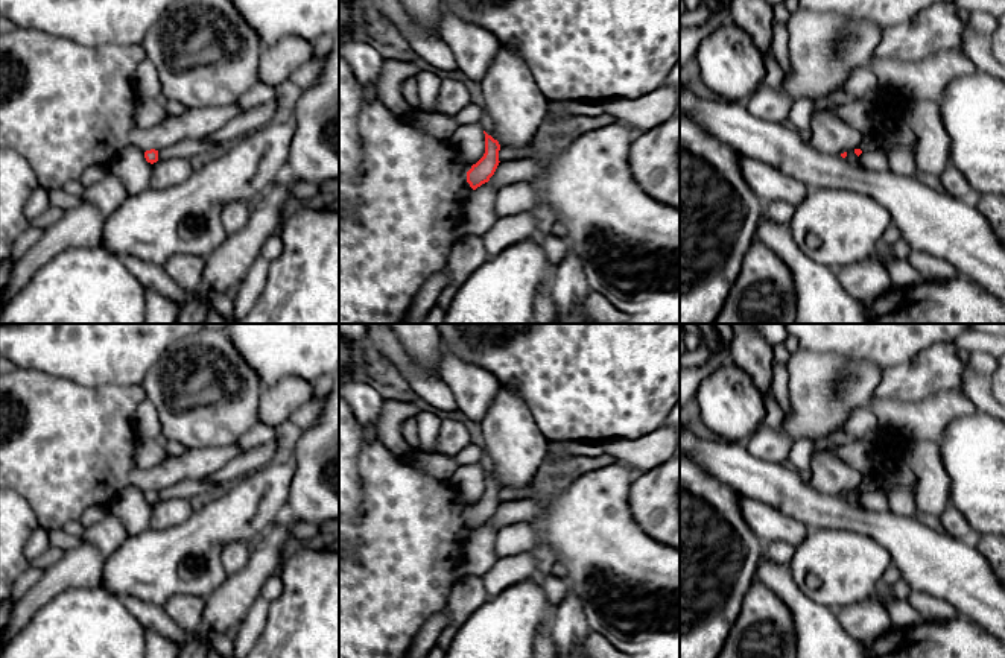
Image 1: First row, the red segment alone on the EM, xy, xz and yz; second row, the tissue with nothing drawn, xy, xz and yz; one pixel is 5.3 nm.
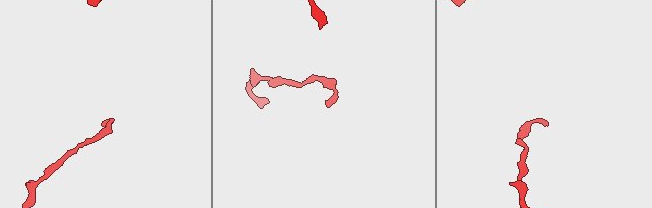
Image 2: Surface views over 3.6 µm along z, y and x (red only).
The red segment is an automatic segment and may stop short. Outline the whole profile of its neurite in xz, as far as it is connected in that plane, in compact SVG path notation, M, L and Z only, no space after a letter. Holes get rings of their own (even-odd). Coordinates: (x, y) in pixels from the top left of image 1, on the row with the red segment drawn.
M485 131L483 134L485 134L485 153L467 172L467 182L470 184L473 190L488 182L500 163L499 161L499 150L500 150L499 141L494 140L491 135L488 135Z

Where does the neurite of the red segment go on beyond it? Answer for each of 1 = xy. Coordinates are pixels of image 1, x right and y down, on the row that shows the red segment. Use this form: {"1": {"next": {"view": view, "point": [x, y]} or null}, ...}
{"1": {"next": null}}

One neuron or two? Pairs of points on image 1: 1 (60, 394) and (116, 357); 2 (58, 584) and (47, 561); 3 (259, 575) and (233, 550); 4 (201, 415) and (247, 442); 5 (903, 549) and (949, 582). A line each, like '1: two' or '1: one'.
1: two
2: two
3: two
4: two
5: one

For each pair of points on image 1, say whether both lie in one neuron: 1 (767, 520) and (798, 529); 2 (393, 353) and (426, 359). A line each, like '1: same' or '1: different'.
1: same
2: different

